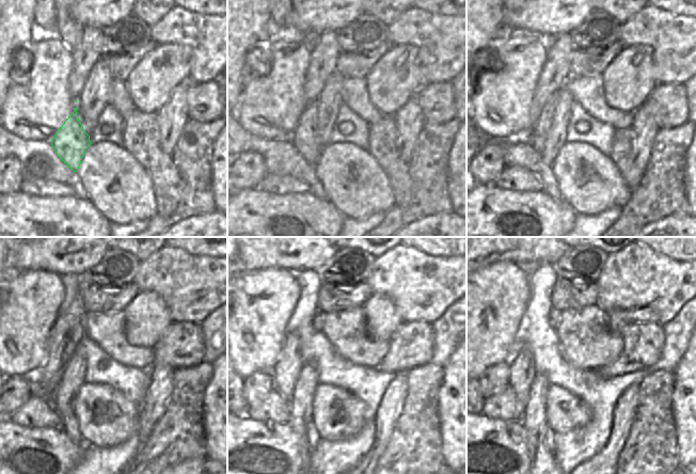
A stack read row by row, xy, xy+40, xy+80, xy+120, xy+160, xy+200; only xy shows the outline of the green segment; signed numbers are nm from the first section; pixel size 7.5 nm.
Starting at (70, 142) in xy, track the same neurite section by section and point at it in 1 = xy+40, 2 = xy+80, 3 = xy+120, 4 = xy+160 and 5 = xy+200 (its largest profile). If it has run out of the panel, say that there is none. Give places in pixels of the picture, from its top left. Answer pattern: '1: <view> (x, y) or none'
1: xy+40 (304, 139)
2: xy+80 (538, 136)
3: xy+120 (79, 332)
4: xy+160 (318, 318)
5: xy+200 (555, 316)

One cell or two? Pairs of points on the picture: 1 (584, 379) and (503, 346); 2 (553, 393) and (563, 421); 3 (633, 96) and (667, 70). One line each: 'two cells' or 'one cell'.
1: two cells
2: one cell
3: two cells

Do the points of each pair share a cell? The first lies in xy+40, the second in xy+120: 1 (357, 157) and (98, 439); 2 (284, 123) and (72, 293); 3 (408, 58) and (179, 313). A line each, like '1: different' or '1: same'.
1: same
2: different
3: different

